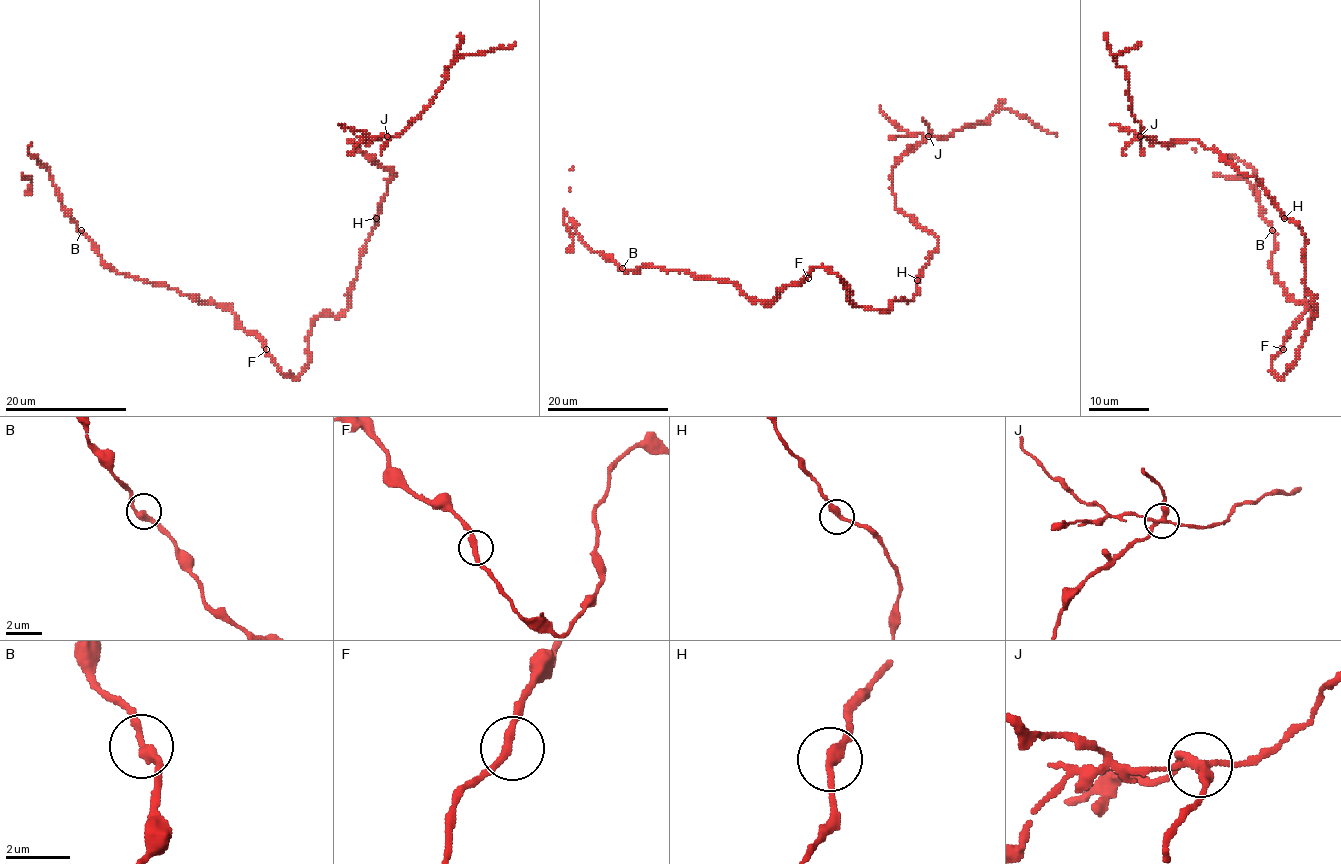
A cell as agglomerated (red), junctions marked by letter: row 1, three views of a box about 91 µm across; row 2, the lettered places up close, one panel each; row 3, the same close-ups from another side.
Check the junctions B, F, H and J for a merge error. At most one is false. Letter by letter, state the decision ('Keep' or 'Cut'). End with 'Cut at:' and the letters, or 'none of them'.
B: Keep
F: Keep
H: Keep
J: Cut
Cut at: J

